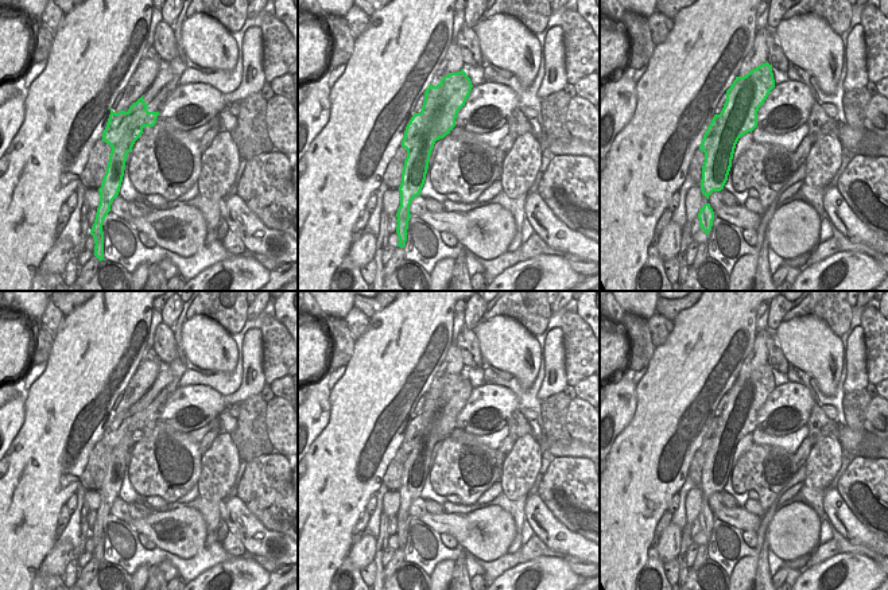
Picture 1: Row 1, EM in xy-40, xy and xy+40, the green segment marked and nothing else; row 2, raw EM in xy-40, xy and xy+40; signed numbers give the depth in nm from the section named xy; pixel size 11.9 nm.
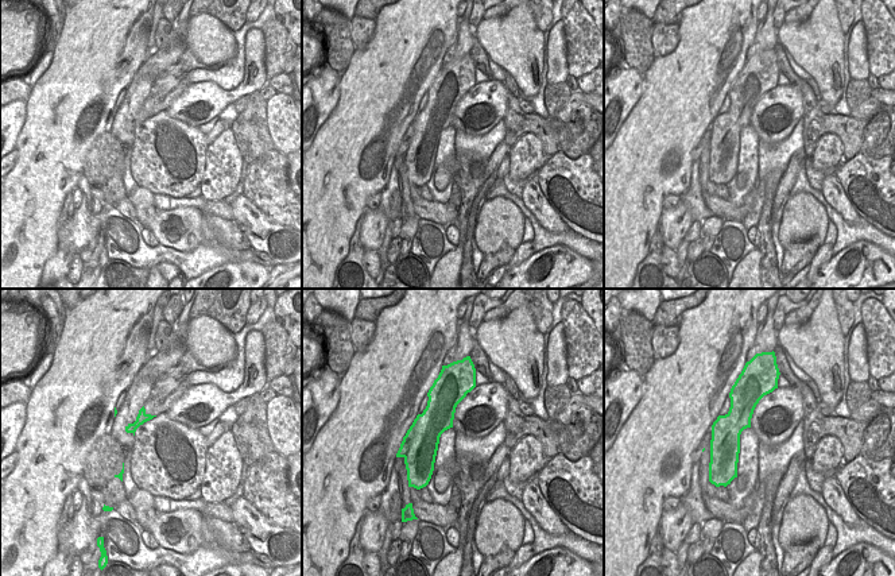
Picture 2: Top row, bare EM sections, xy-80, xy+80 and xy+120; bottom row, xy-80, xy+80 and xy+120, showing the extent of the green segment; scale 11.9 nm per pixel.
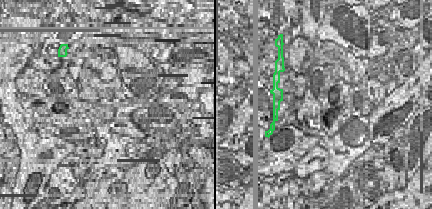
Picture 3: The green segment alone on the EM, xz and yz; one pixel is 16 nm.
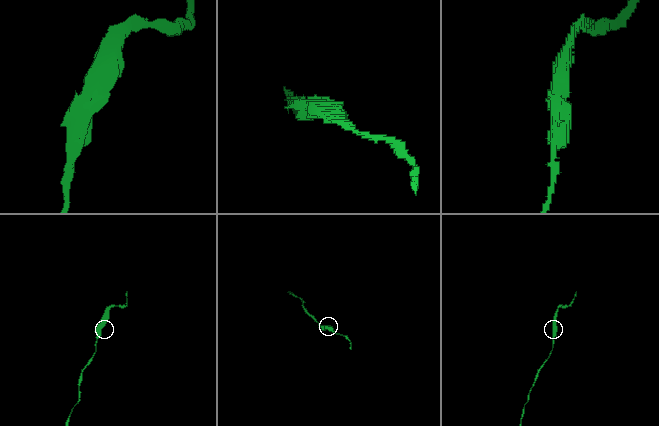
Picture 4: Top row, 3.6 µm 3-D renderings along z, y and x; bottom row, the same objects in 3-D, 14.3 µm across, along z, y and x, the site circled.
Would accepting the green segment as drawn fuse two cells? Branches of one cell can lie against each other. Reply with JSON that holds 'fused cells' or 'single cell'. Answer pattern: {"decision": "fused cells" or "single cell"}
{"decision": "fused cells"}

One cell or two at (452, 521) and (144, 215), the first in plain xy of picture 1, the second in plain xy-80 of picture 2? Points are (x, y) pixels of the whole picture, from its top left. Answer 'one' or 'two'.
two

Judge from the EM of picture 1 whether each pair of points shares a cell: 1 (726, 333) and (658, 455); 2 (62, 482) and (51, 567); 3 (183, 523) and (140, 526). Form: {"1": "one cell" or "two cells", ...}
{"1": "one cell", "2": "two cells", "3": "one cell"}

